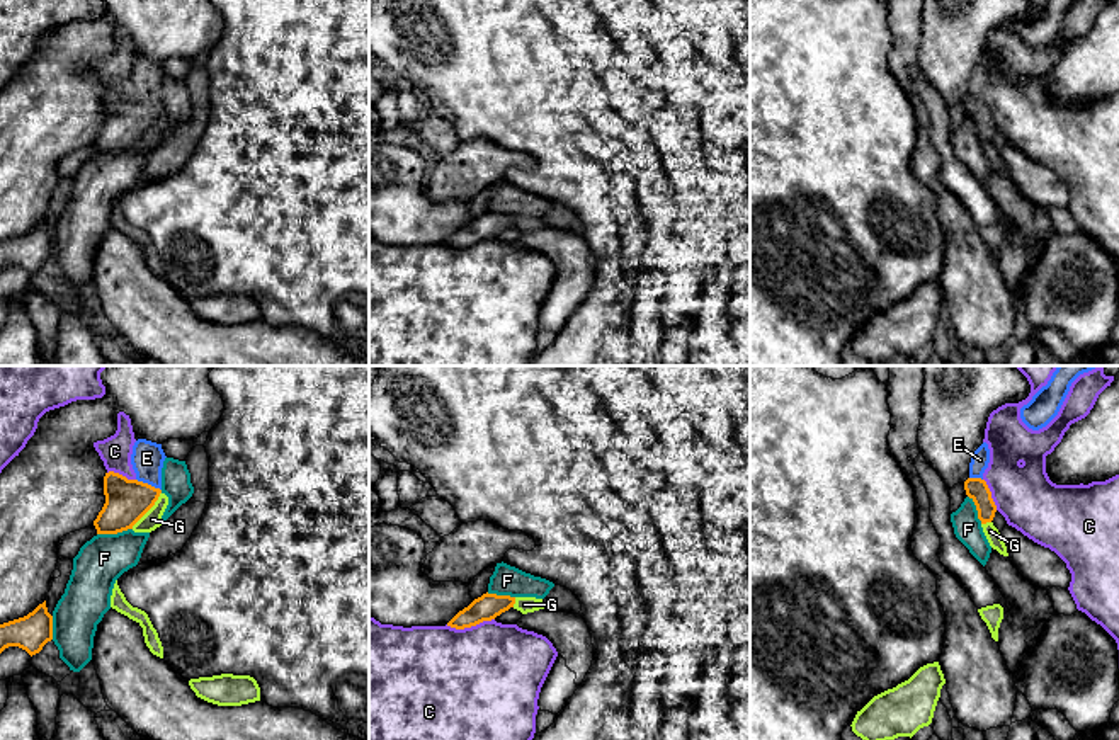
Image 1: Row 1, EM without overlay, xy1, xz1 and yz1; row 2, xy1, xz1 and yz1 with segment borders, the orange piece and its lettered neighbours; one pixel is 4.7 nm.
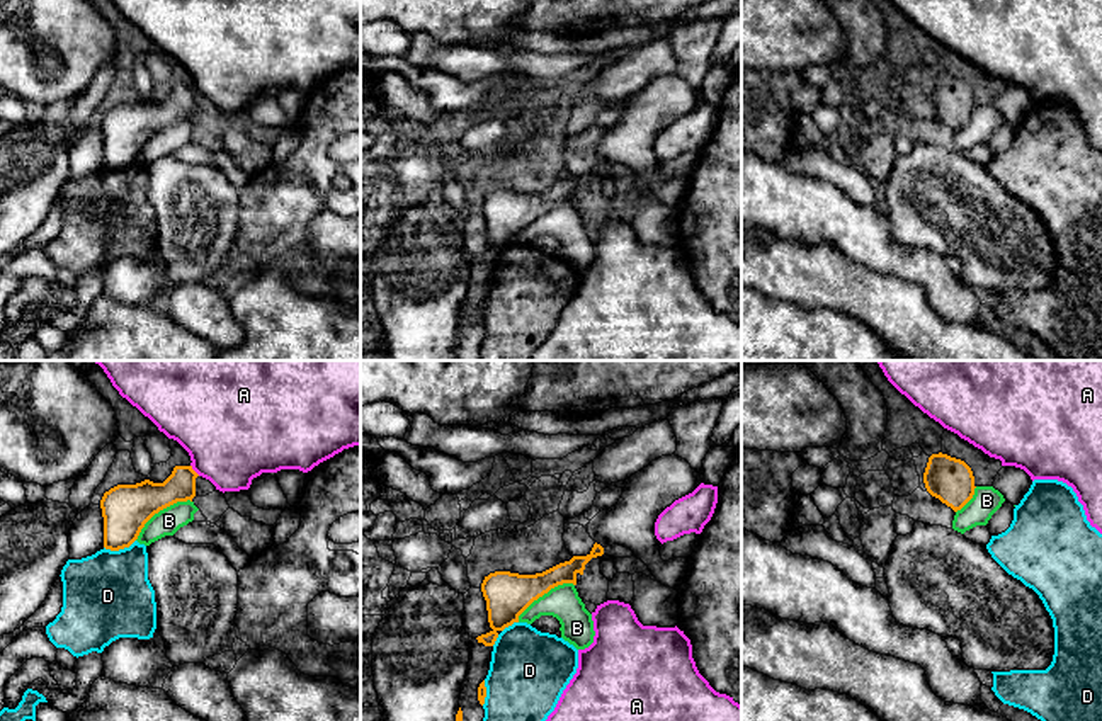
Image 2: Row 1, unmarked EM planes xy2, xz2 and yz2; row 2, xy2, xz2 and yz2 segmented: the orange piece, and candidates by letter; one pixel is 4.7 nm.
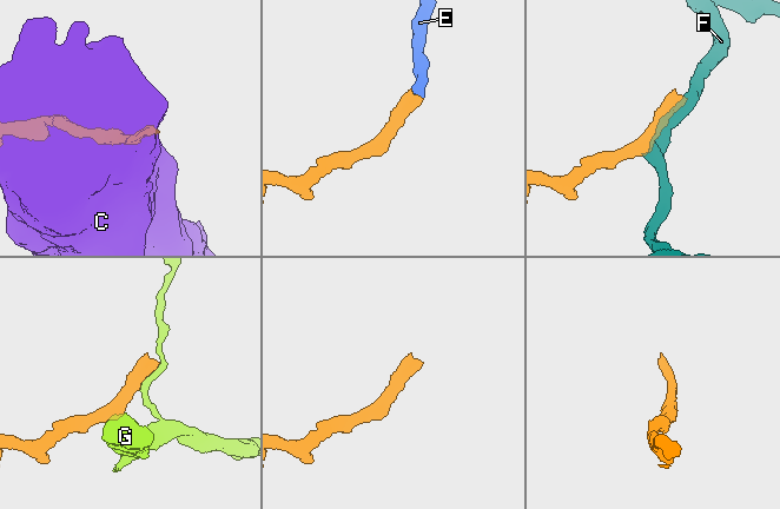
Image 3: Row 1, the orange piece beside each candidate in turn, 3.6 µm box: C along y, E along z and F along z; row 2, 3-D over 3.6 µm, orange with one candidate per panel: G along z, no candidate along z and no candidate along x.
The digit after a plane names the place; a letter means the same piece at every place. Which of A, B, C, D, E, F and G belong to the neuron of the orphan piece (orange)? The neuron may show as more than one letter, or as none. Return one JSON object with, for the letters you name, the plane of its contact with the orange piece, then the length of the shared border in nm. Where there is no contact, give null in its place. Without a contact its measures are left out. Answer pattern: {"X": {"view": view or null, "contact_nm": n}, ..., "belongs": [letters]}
{"E": {"view": "xy1", "contact_nm": 130}, "belongs": ["E"]}

